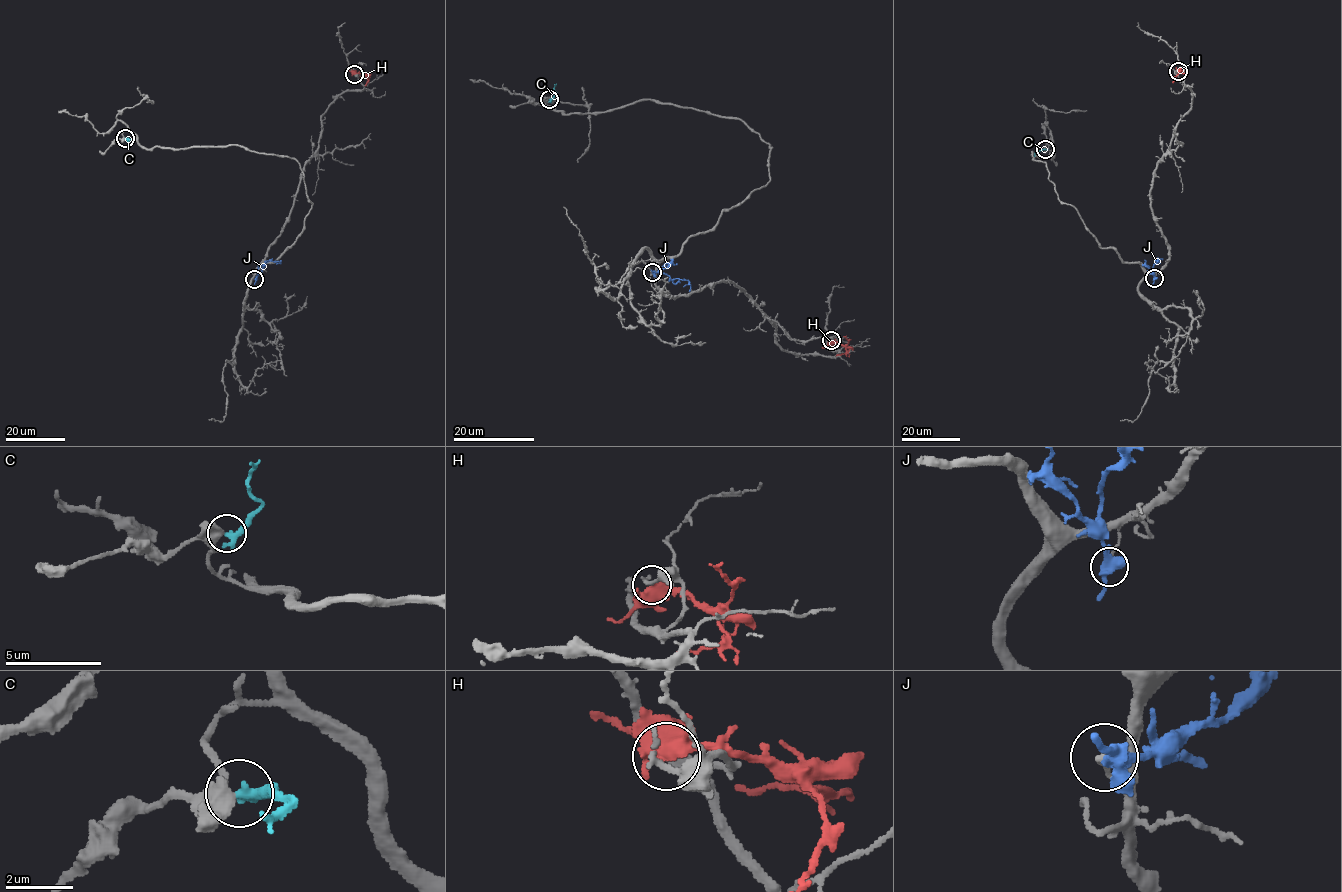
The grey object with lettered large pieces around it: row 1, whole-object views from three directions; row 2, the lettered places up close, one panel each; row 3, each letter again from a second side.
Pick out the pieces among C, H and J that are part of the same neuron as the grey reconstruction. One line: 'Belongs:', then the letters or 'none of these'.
Belongs: none of these

